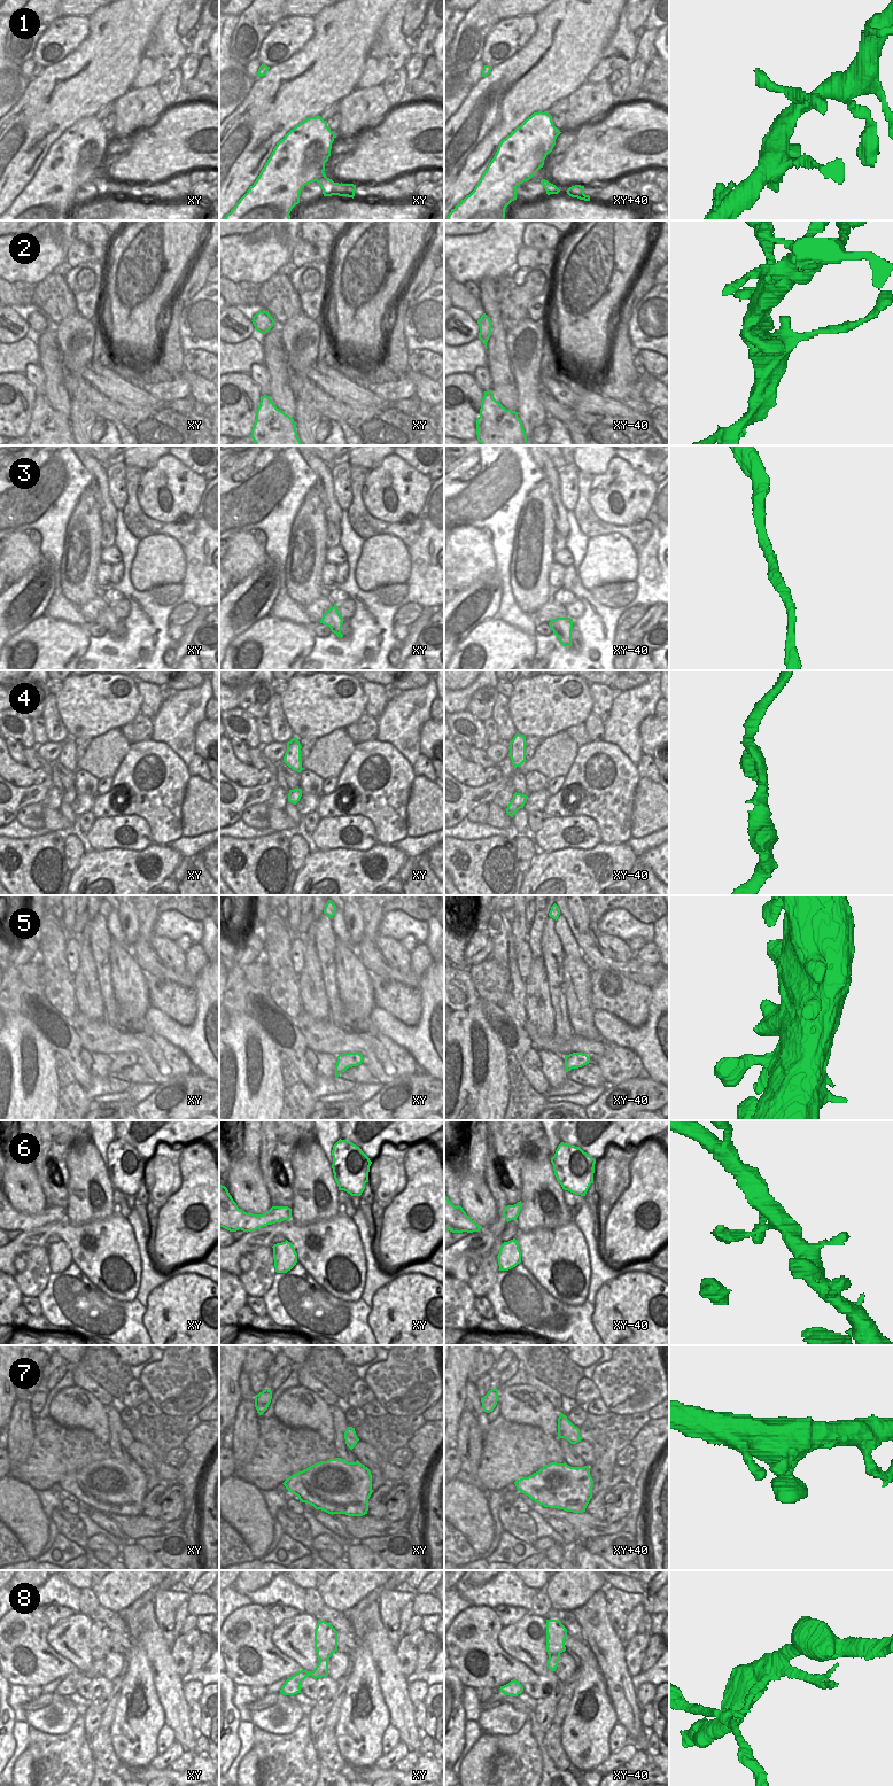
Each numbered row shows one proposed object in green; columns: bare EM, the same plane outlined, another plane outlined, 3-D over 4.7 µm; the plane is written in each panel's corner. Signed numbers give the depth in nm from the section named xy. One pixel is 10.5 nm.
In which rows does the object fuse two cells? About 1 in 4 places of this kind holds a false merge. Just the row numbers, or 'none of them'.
8

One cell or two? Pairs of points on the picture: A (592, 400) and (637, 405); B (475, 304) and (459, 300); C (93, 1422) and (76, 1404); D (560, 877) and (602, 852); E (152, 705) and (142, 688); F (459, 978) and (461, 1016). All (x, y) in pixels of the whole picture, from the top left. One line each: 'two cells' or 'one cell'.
A: two cells
B: one cell
C: one cell
D: one cell
E: one cell
F: one cell

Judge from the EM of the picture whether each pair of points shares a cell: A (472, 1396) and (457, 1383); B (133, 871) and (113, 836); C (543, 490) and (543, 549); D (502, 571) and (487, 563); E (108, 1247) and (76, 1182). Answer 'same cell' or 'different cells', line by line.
A: different cells
B: different cells
C: same cell
D: different cells
E: different cells

